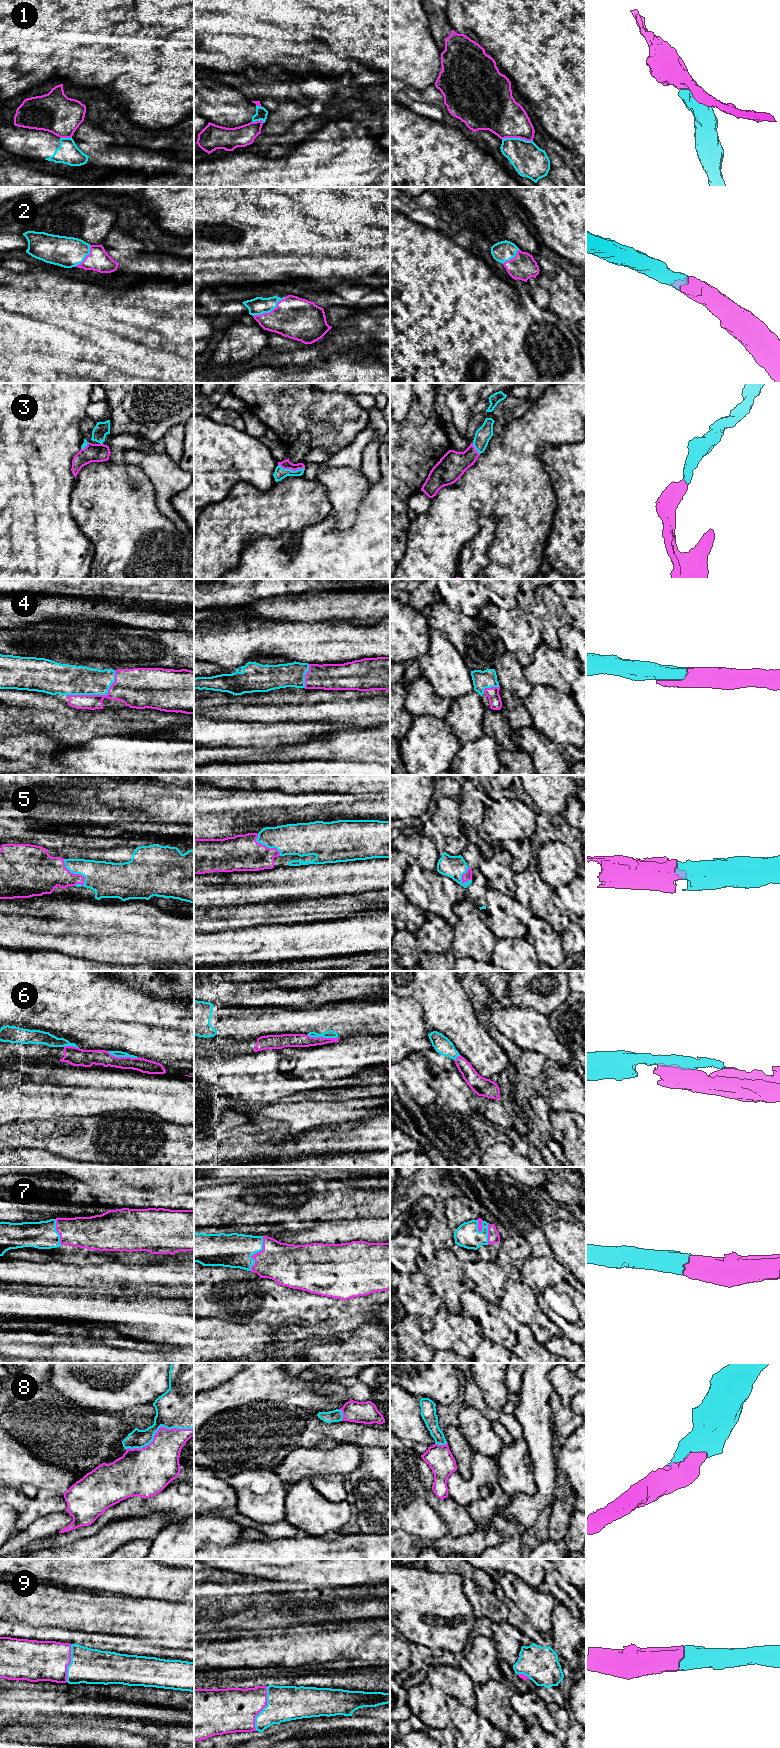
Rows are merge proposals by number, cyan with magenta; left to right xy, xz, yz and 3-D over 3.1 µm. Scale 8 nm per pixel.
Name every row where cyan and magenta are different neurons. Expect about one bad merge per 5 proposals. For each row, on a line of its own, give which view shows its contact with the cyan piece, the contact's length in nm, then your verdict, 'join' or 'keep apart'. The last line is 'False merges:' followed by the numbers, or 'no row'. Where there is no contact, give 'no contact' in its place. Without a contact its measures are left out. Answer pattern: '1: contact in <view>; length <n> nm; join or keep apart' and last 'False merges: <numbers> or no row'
1: contact in yz; length 240 nm; keep apart
2: contact in xz; length 300 nm; join
3: contact in xz; length 220 nm; join
4: contact in xy; length 440 nm; join
5: contact in xy; length 280 nm; join
6: contact in xz; length 260 nm; keep apart
7: contact in xz; length 300 nm; join
8: contact in xy; length 550 nm; join
9: contact in xz; length 380 nm; join
False merges: 1, 6

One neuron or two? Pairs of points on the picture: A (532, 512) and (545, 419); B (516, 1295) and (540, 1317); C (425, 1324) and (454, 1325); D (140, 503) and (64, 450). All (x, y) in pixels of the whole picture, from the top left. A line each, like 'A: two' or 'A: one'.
A: one
B: one
C: two
D: two

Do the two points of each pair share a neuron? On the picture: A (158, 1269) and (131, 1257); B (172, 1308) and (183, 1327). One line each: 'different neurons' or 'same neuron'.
A: different neurons
B: same neuron

